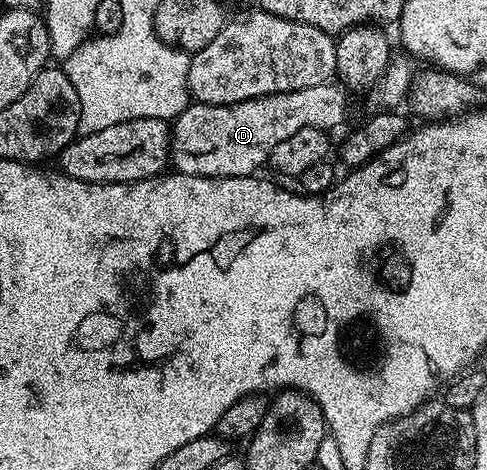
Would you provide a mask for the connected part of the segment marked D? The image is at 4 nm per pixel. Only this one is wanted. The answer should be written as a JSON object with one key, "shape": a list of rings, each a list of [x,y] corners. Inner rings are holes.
{"shape":[[[332,81],[330,83],[322,83],[321,85],[309,85],[309,89],[297,89],[289,93],[277,93],[276,95],[266,95],[260,99],[246,99],[243,103],[234,103],[228,107],[221,105],[209,105],[208,103],[190,102],[187,104],[185,110],[173,120],[173,130],[171,132],[171,161],[170,166],[174,168],[178,174],[181,175],[200,175],[206,179],[216,179],[217,177],[233,177],[234,175],[255,175],[258,172],[258,167],[262,163],[266,164],[270,160],[273,149],[277,149],[280,141],[286,141],[287,138],[293,137],[293,133],[299,132],[306,127],[313,129],[321,129],[328,133],[334,132],[334,127],[339,127],[347,119],[347,95],[348,92],[344,90],[338,82]]]}

